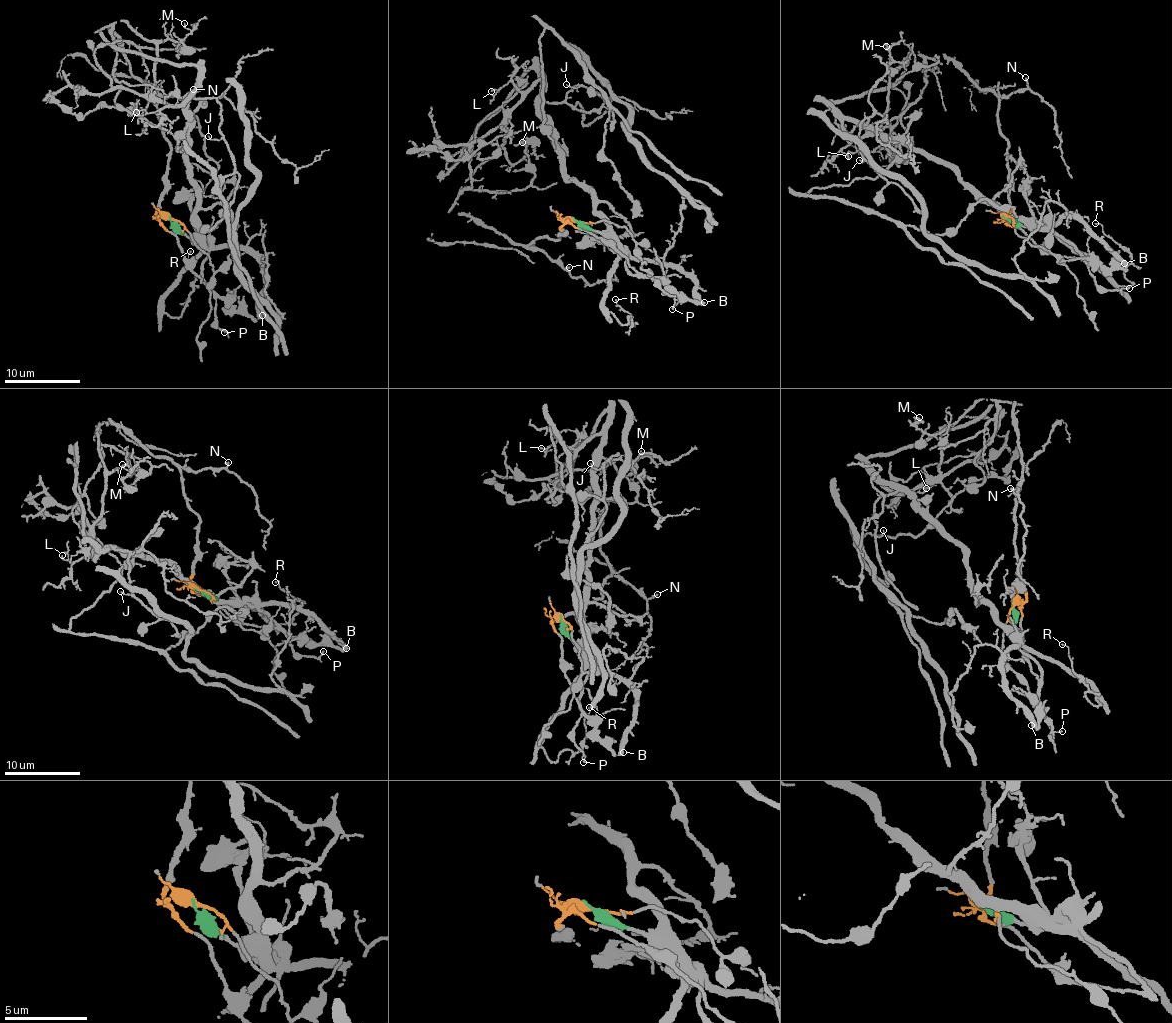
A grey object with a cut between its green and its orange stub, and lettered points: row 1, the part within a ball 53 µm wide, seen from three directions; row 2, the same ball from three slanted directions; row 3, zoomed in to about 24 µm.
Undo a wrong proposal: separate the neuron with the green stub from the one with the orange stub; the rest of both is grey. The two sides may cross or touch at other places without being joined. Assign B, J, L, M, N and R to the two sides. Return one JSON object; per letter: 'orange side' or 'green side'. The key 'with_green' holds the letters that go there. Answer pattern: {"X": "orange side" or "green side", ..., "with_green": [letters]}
{"B": "green side", "J": "green side", "L": "green side", "M": "green side", "N": "orange side", "R": "green side", "with_green": ["B", "J", "L", "M", "R"]}

